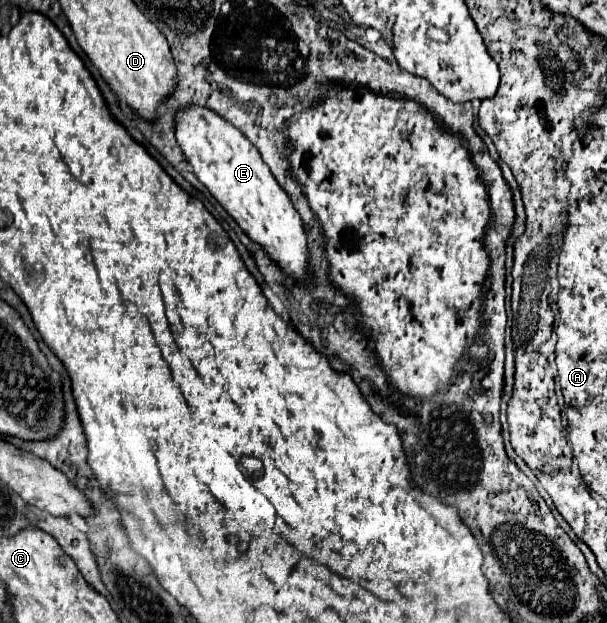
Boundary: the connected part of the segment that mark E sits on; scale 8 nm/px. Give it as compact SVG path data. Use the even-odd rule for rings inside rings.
M186 106L182 110L176 110L174 116L174 128L176 128L176 140L186 156L186 160L192 164L196 178L210 190L210 194L224 206L224 210L238 222L238 226L258 244L264 246L268 256L280 264L284 272L288 272L294 278L308 278L308 252L306 252L306 232L302 226L302 220L292 206L288 194L278 186L276 178L272 176L270 168L264 164L258 148L232 124L228 124L222 116L212 112L206 106Z

